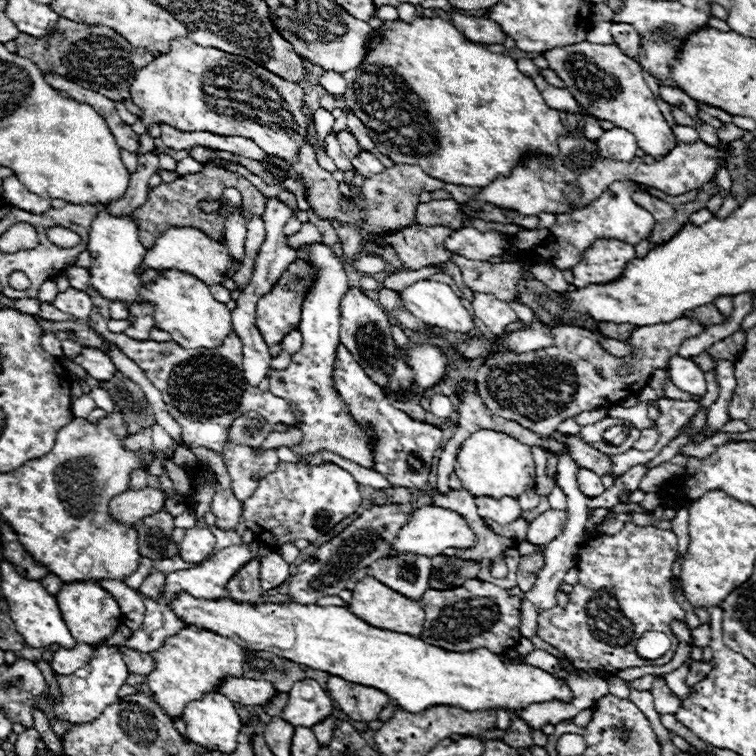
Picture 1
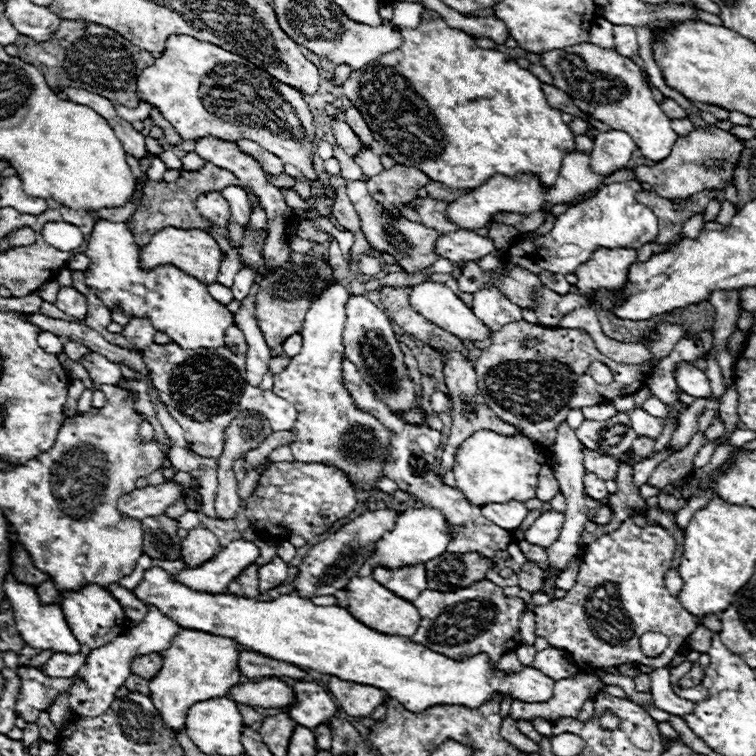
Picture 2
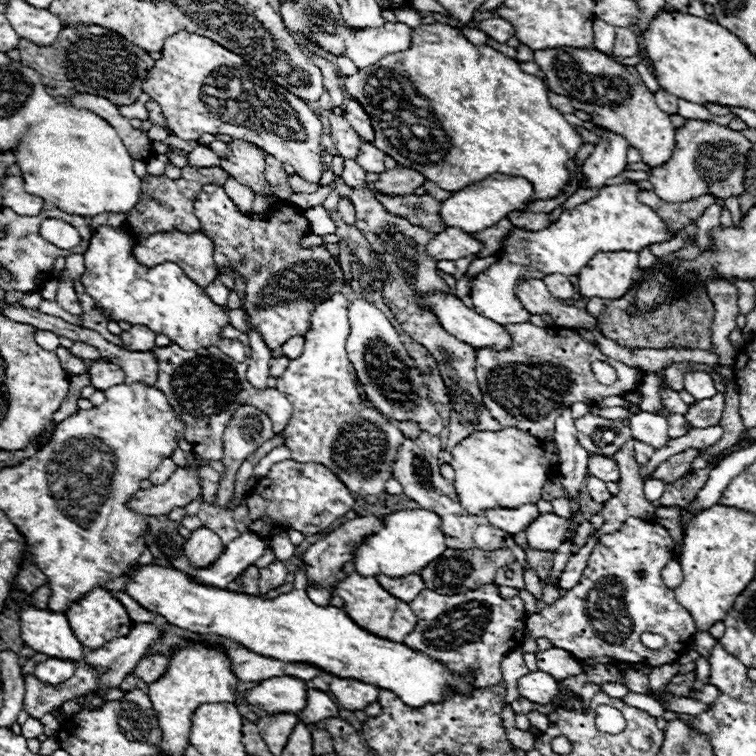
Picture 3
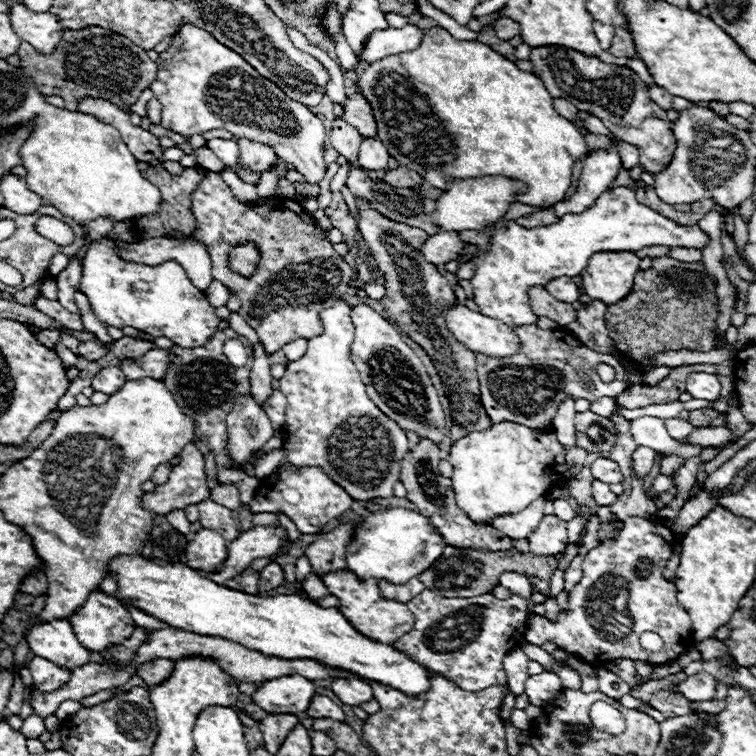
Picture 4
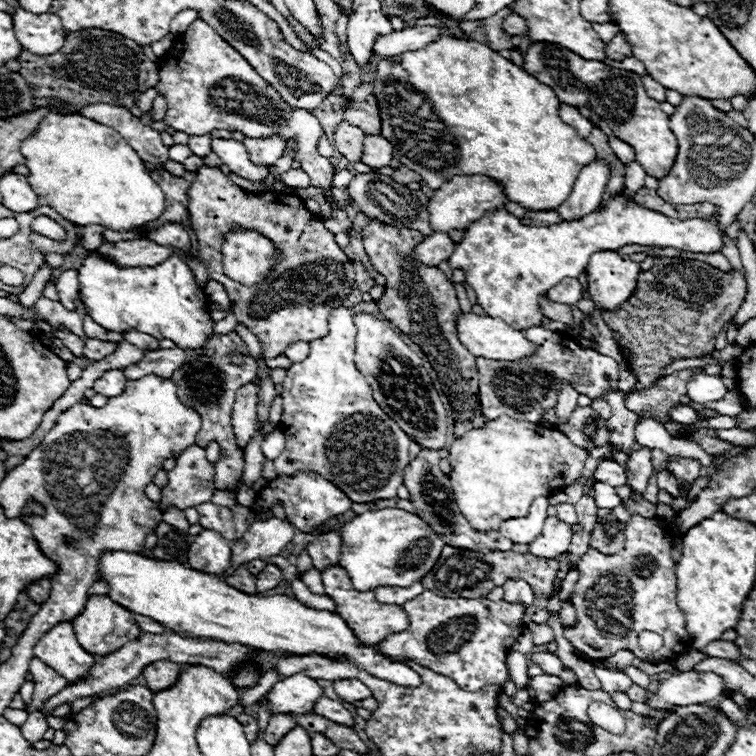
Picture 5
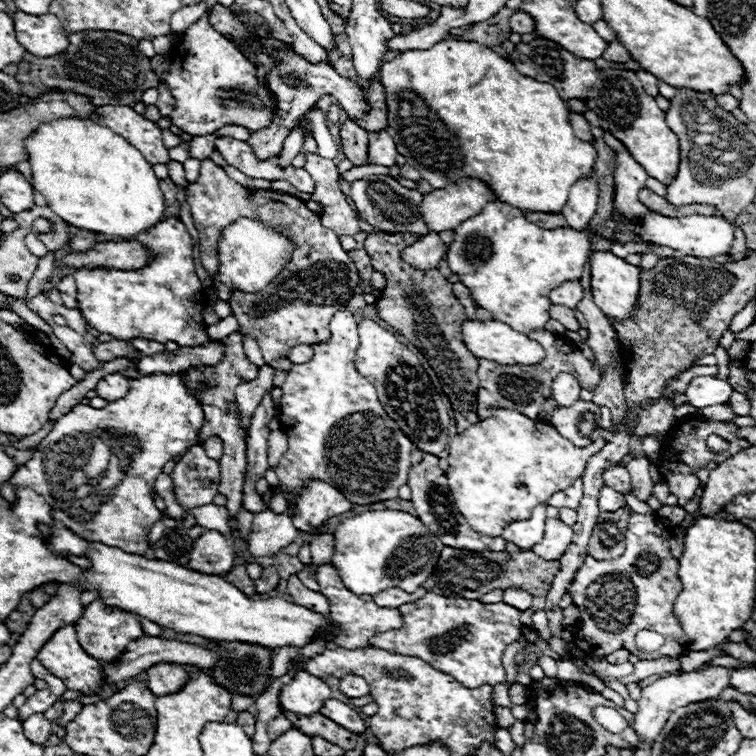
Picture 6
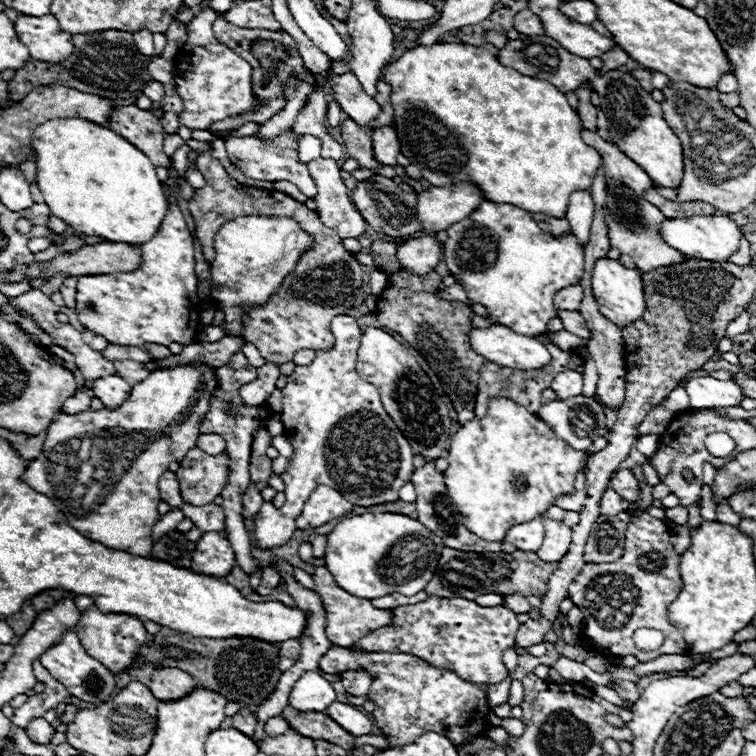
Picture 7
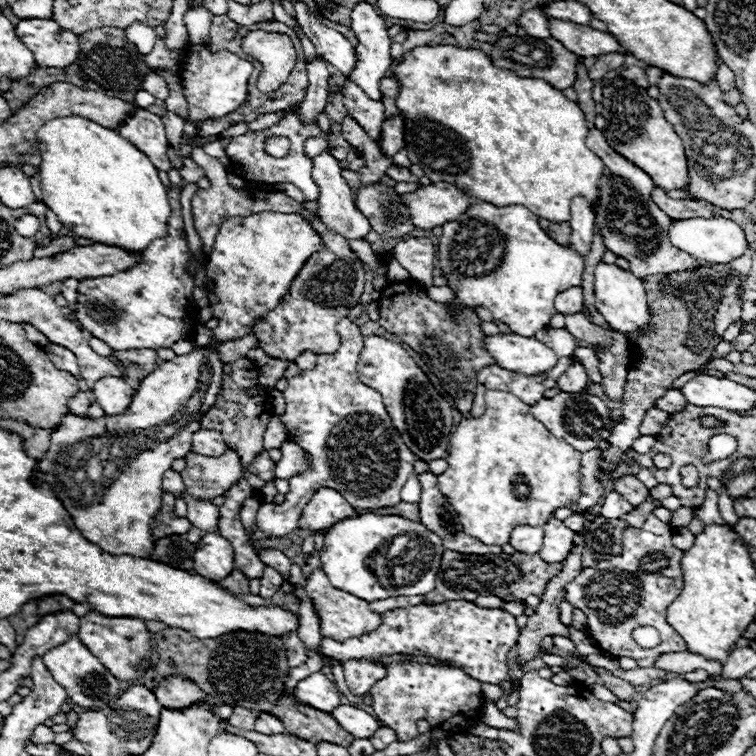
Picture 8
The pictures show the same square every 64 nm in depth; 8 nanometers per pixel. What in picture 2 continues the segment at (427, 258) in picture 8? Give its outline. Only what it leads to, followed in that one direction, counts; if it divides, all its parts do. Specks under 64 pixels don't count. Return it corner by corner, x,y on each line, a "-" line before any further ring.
462,228
444,234
436,242
436,252
452,262
480,260
486,254
492,254
494,250
496,250
494,242
488,236
480,236
472,230
462,230

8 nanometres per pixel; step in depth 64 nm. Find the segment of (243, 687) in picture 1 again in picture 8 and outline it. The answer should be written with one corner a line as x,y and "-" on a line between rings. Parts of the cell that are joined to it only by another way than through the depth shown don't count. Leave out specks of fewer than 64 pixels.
314,672
300,680
294,690
294,700
320,712
332,712
340,704
336,686
322,672

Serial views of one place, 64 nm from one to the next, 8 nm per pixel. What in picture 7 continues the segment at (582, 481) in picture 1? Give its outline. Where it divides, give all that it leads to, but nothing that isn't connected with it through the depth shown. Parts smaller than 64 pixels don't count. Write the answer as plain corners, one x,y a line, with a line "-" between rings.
606,488
600,500
600,514
608,514
608,516
616,516
618,512
624,512
630,508
630,502
624,500
622,496
618,496
612,488

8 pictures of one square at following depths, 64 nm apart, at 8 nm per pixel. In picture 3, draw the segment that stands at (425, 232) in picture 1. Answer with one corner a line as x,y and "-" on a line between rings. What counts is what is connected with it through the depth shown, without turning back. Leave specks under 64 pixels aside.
352,188
350,190
350,202
356,208
356,228
364,234
364,238
370,242
372,250
384,258
384,266
388,268
388,278
384,280
382,300
390,308
392,316
396,318
398,326
412,336
416,342
428,348
428,352
434,356
434,360
440,364
442,380
448,388
448,396
452,402
454,414
450,414
450,434
444,448
444,460
446,464
452,462
452,448
460,444
460,440
468,438
472,432
478,430
502,430
502,424
492,418
488,408
482,402
482,392
478,388
476,380
476,354
474,348
470,348
466,342
460,342
452,334
448,334
434,314
418,308
418,296
422,292
428,292
432,288
436,290
448,290
444,280
438,276
436,260
428,254
426,244
436,236
434,232
428,232
420,226
410,224
408,220
394,216
386,212
386,208
368,192
366,188

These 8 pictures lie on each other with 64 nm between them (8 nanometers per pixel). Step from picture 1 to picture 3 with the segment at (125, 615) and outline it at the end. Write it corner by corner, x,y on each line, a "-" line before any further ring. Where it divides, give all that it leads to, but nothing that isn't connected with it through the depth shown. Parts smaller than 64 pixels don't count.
116,590
116,592
112,592
120,602
122,602
122,606
126,608
126,612
128,612
128,616
130,616
130,620
133,623
146,623
150,622
153,619
154,614
152,612
148,612
146,608
142,608
134,598
130,598
124,590

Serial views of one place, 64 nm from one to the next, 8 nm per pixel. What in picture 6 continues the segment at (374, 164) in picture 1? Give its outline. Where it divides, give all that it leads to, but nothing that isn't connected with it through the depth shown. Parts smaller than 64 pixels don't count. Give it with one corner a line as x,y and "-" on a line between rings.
388,132
368,134
368,162
380,166
392,166
396,158
396,144

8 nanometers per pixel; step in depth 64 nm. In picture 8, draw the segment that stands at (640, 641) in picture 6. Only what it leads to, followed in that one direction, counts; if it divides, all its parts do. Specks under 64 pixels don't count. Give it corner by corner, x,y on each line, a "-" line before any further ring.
640,626
640,628
636,628
632,632
632,638
636,640
636,644
640,648
654,648
654,646
660,644
660,634
652,626

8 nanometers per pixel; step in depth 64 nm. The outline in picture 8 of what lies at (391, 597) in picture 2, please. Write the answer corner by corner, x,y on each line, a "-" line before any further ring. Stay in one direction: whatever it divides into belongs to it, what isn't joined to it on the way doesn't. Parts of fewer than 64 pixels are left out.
322,568
314,570
310,576
308,576
308,582
306,586
296,586
294,590
294,596
298,600
302,598
310,598
318,610
318,616
320,616
320,630
326,638
332,638
332,640
348,640
348,638
358,638
362,634
368,634
372,630
376,630
380,624
382,624
382,614
376,614
370,610
370,604
362,598
356,598
344,590
338,590
330,584
328,576
322,572

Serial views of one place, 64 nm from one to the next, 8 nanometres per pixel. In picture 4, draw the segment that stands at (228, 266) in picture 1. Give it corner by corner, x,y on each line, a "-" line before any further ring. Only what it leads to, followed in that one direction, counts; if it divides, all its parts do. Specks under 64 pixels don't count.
158,236
158,238
132,242
132,244
126,242
122,246
122,258
130,262
146,264
146,266
158,266
166,260
174,260
186,270
188,278
200,290
206,290
214,280
208,248
194,236
188,236
184,240

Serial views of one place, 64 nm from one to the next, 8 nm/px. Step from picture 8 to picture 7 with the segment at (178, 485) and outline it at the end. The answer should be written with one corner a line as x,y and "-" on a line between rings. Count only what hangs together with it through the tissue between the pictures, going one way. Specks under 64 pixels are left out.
164,472
158,480
158,490
160,490
160,498
164,502
170,504
170,508
180,508
182,504
182,496
180,496
180,488
178,488
178,480
174,476
174,472

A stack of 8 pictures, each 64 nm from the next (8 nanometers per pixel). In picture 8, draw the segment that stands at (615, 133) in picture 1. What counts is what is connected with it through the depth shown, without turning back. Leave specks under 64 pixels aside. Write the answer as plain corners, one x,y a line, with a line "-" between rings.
574,196
570,204
570,226
572,226
572,246
578,254
586,258
592,244
592,228
594,228
594,208
586,198

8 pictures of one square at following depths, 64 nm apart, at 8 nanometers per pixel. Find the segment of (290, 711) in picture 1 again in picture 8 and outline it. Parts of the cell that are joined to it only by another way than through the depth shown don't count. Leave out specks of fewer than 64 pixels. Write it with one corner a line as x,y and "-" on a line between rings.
340,704
338,708
334,708
334,712
330,712
338,724
350,732
354,738
370,738
376,730
378,730
378,720
374,716
370,716
368,712
356,708
356,706
348,706
348,704

